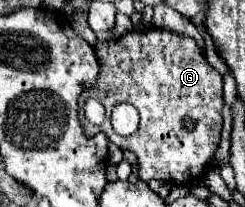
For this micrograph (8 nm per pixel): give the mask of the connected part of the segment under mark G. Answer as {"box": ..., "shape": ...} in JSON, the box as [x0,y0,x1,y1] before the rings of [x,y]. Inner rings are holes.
{"box":[78,30,224,186],"shape":[[[146,30],[146,32],[130,32],[118,40],[108,40],[108,42],[96,42],[96,56],[98,56],[98,84],[90,86],[90,90],[84,90],[80,94],[78,102],[78,118],[82,124],[82,130],[86,134],[96,134],[104,132],[110,142],[114,142],[122,150],[132,150],[138,158],[138,176],[144,182],[150,180],[162,180],[168,184],[178,184],[178,186],[196,186],[204,182],[210,166],[214,164],[214,152],[220,146],[220,132],[222,132],[222,108],[224,108],[224,98],[222,98],[222,76],[218,74],[216,68],[208,64],[204,54],[200,52],[198,44],[194,38],[186,34],[176,34],[168,30]],[[88,96],[98,98],[104,108],[106,108],[106,120],[100,126],[90,124],[84,118],[84,104]],[[118,102],[128,102],[138,108],[140,112],[140,126],[138,132],[132,136],[118,136],[112,126],[110,126],[110,112],[114,104]],[[190,118],[194,122],[194,128],[186,128],[184,122]]]}

